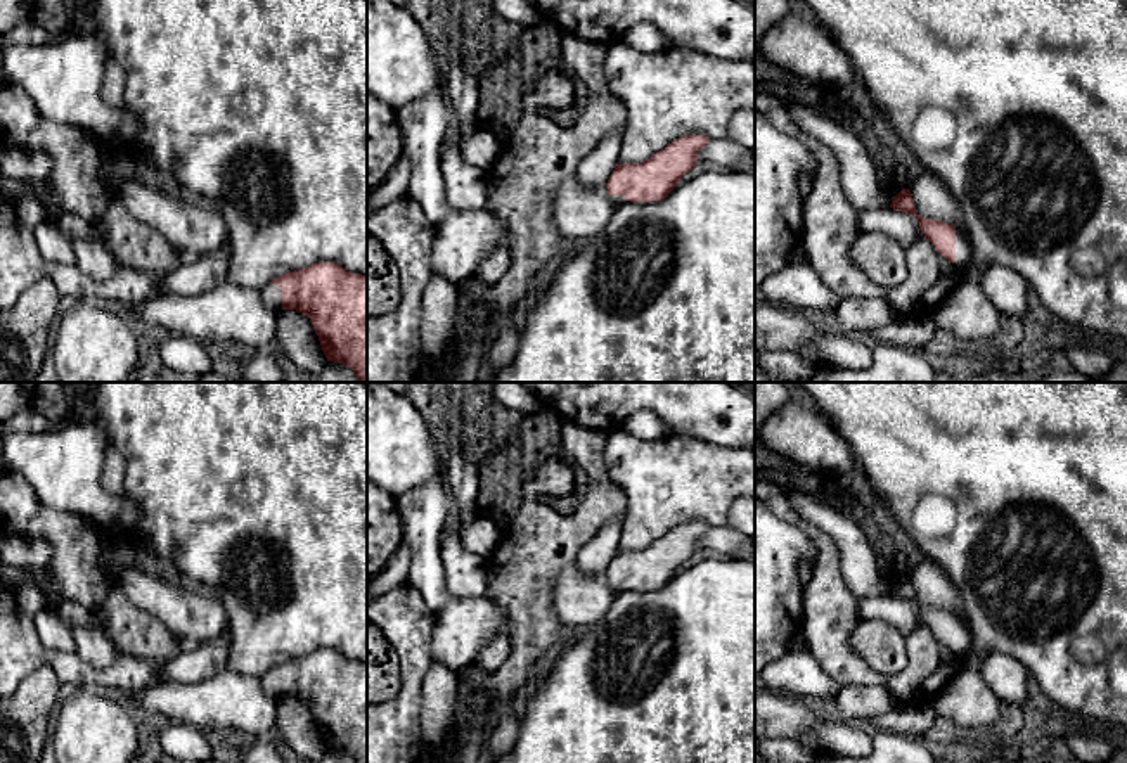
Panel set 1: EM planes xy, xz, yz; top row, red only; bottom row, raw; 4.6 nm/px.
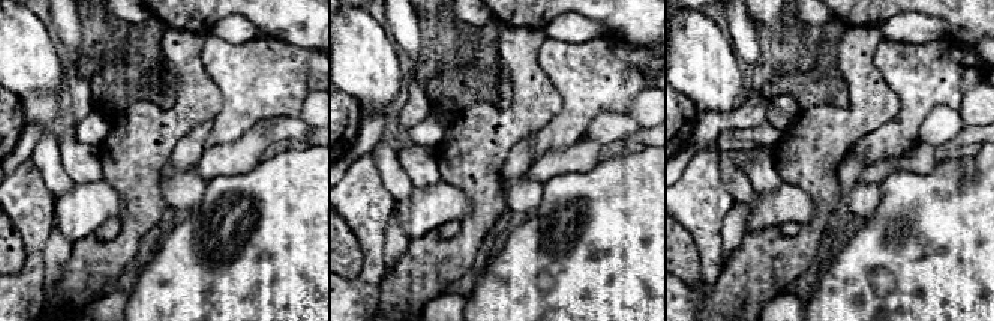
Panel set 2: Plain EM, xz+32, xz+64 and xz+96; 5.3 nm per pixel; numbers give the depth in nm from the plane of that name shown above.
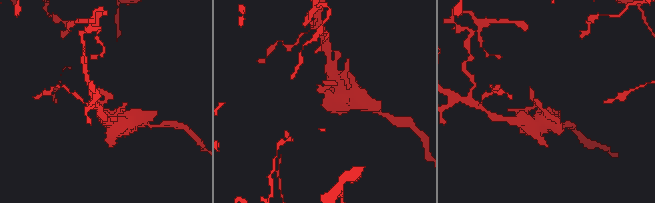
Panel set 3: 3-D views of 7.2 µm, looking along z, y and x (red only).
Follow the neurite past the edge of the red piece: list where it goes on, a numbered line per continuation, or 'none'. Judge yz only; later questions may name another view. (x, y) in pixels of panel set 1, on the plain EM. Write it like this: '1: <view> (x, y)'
1: yz (963, 639)

